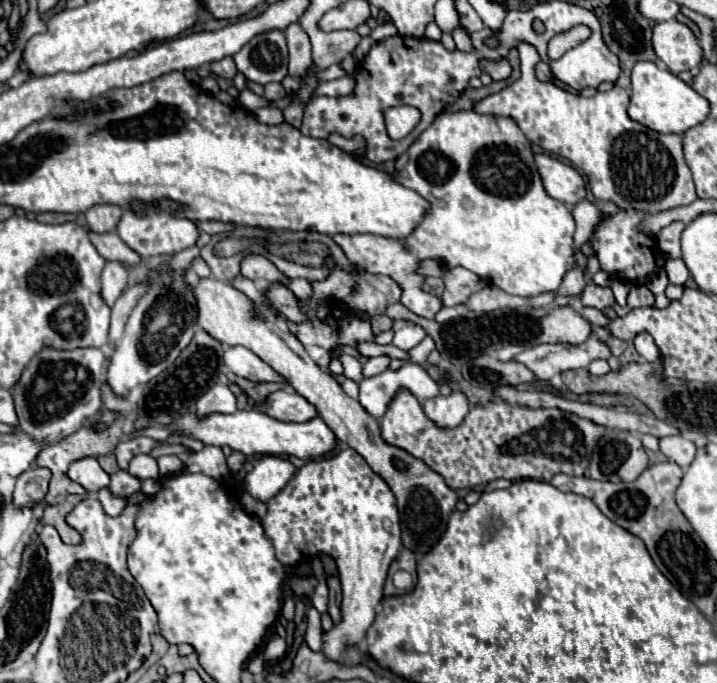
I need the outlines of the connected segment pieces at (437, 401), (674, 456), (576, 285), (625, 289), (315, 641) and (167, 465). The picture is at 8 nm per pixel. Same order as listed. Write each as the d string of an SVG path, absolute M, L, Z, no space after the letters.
M453 392L451 396L435 396L423 402L425 416L441 428L453 428L463 422L469 412L469 402L465 394Z
M679 434L659 438L659 452L663 456L667 456L667 460L679 464L683 470L693 462L695 450L697 450L697 446Z
M573 266L573 268L565 274L561 286L557 288L557 294L559 294L559 296L581 296L583 290L585 290L585 284L587 284L587 282L585 282L585 276L583 276L581 268Z
M615 279L613 283L610 285L614 297L620 306L625 306L627 304L627 296L631 287L631 283L622 279Z
M309 608L309 612L307 612L305 644L307 644L313 652L319 652L321 646L323 646L323 638L321 638L321 614L319 614L315 608Z
M176 455L160 457L157 459L157 463L159 467L160 478L173 476L173 474L177 474L177 472L181 472L181 470L183 470L183 462L181 462Z

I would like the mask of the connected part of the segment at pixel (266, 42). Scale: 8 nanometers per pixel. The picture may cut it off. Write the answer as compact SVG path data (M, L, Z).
M279 30L257 34L235 56L237 70L261 86L281 82L287 76L287 42Z

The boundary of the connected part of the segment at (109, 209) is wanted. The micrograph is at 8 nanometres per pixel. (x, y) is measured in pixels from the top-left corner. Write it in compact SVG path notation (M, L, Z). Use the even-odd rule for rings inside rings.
M111 204L93 206L85 214L87 230L97 232L97 234L115 232L117 230L117 222L121 220L121 214L123 214L123 210L119 206L111 206Z

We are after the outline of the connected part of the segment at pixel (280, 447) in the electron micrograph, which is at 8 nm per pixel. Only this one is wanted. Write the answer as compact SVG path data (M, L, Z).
M237 410L235 414L209 414L203 418L197 416L195 412L187 412L177 422L173 422L171 428L189 438L201 440L203 444L229 446L231 450L243 452L245 456L289 454L297 458L317 458L327 454L335 446L335 434L327 428L327 424L321 418L311 418L309 422L303 424L287 424L257 410Z

